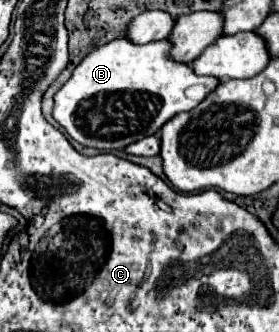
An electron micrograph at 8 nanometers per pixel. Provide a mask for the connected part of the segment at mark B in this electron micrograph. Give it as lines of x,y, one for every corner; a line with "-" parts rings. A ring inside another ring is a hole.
125,38
91,50
55,94
53,118
79,144
107,152
155,134
175,114
193,110
219,84
213,76
197,76
187,64
169,60
169,50
165,40
135,46

